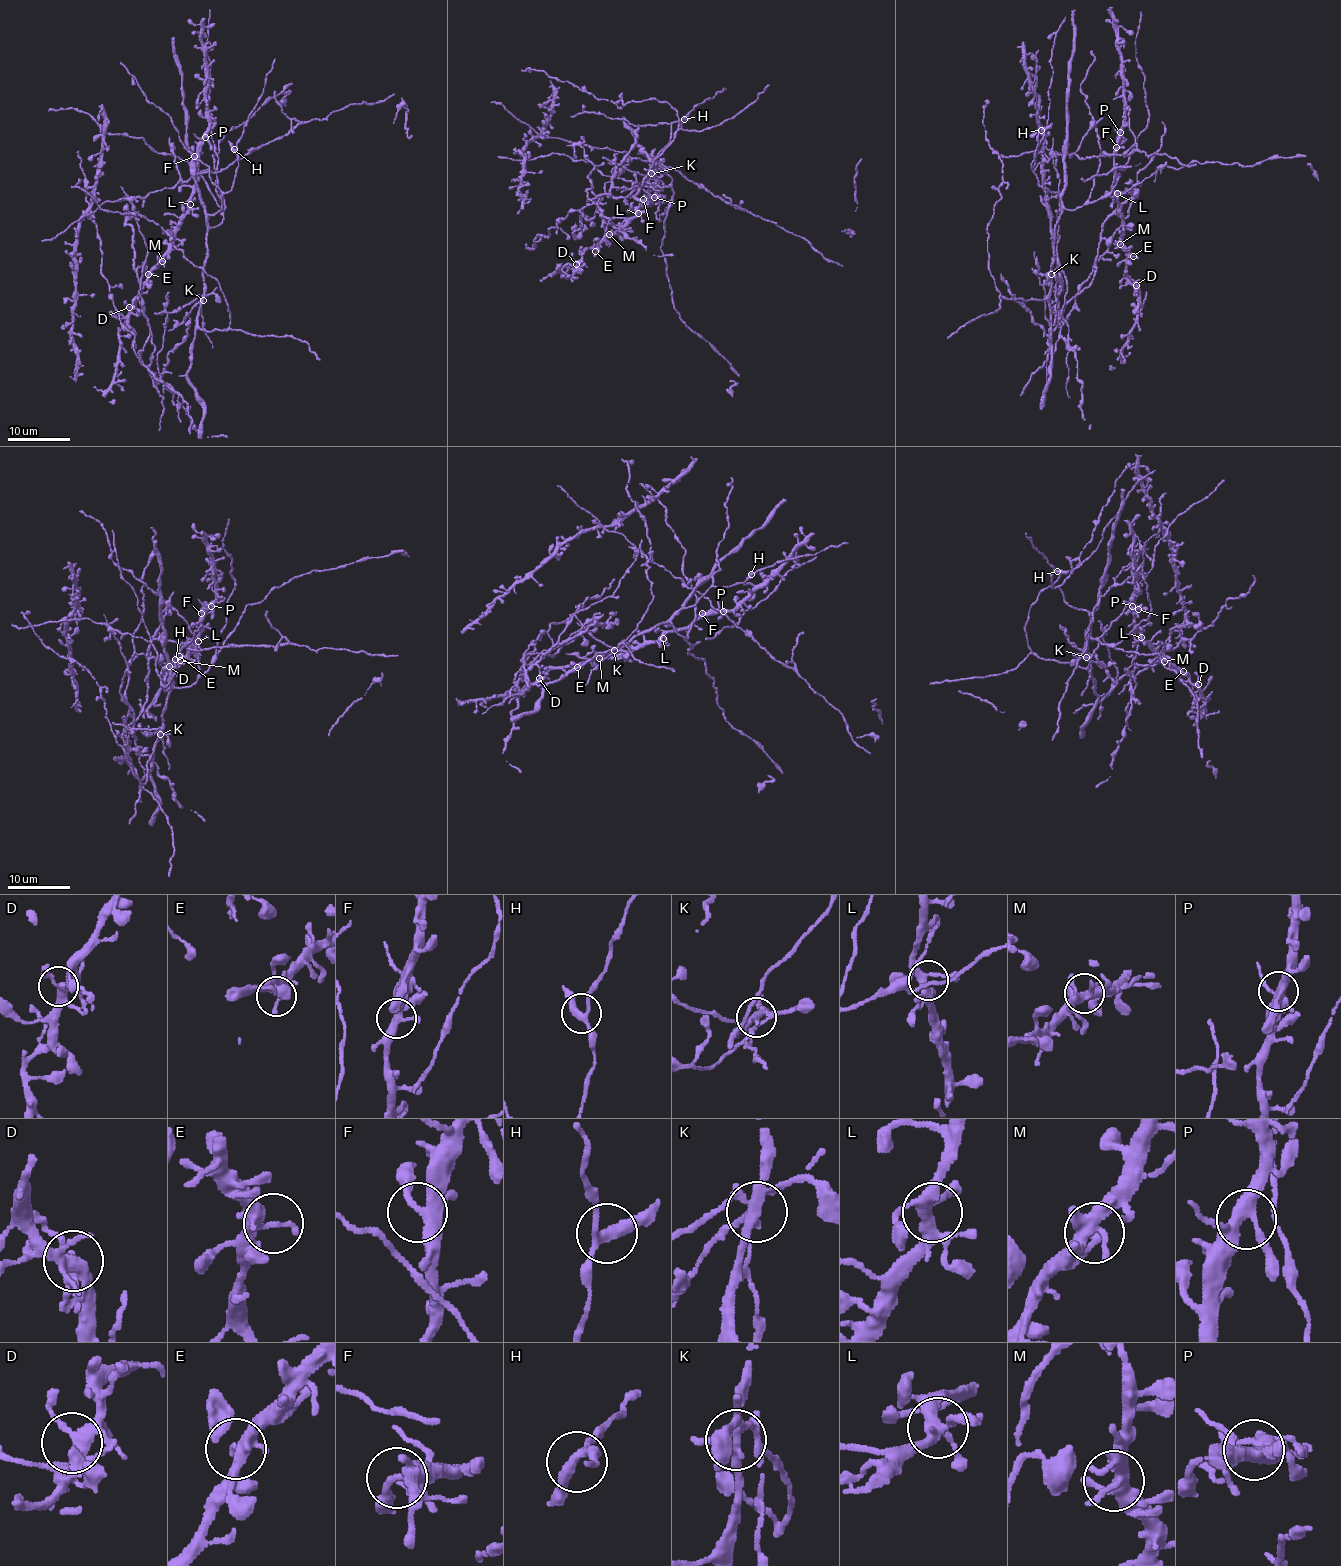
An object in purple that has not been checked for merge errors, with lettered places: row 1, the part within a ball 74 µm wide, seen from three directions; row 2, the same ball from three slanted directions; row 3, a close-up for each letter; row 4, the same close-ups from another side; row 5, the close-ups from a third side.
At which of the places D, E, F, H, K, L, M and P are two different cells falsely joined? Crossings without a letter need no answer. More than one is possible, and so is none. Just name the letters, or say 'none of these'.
K

